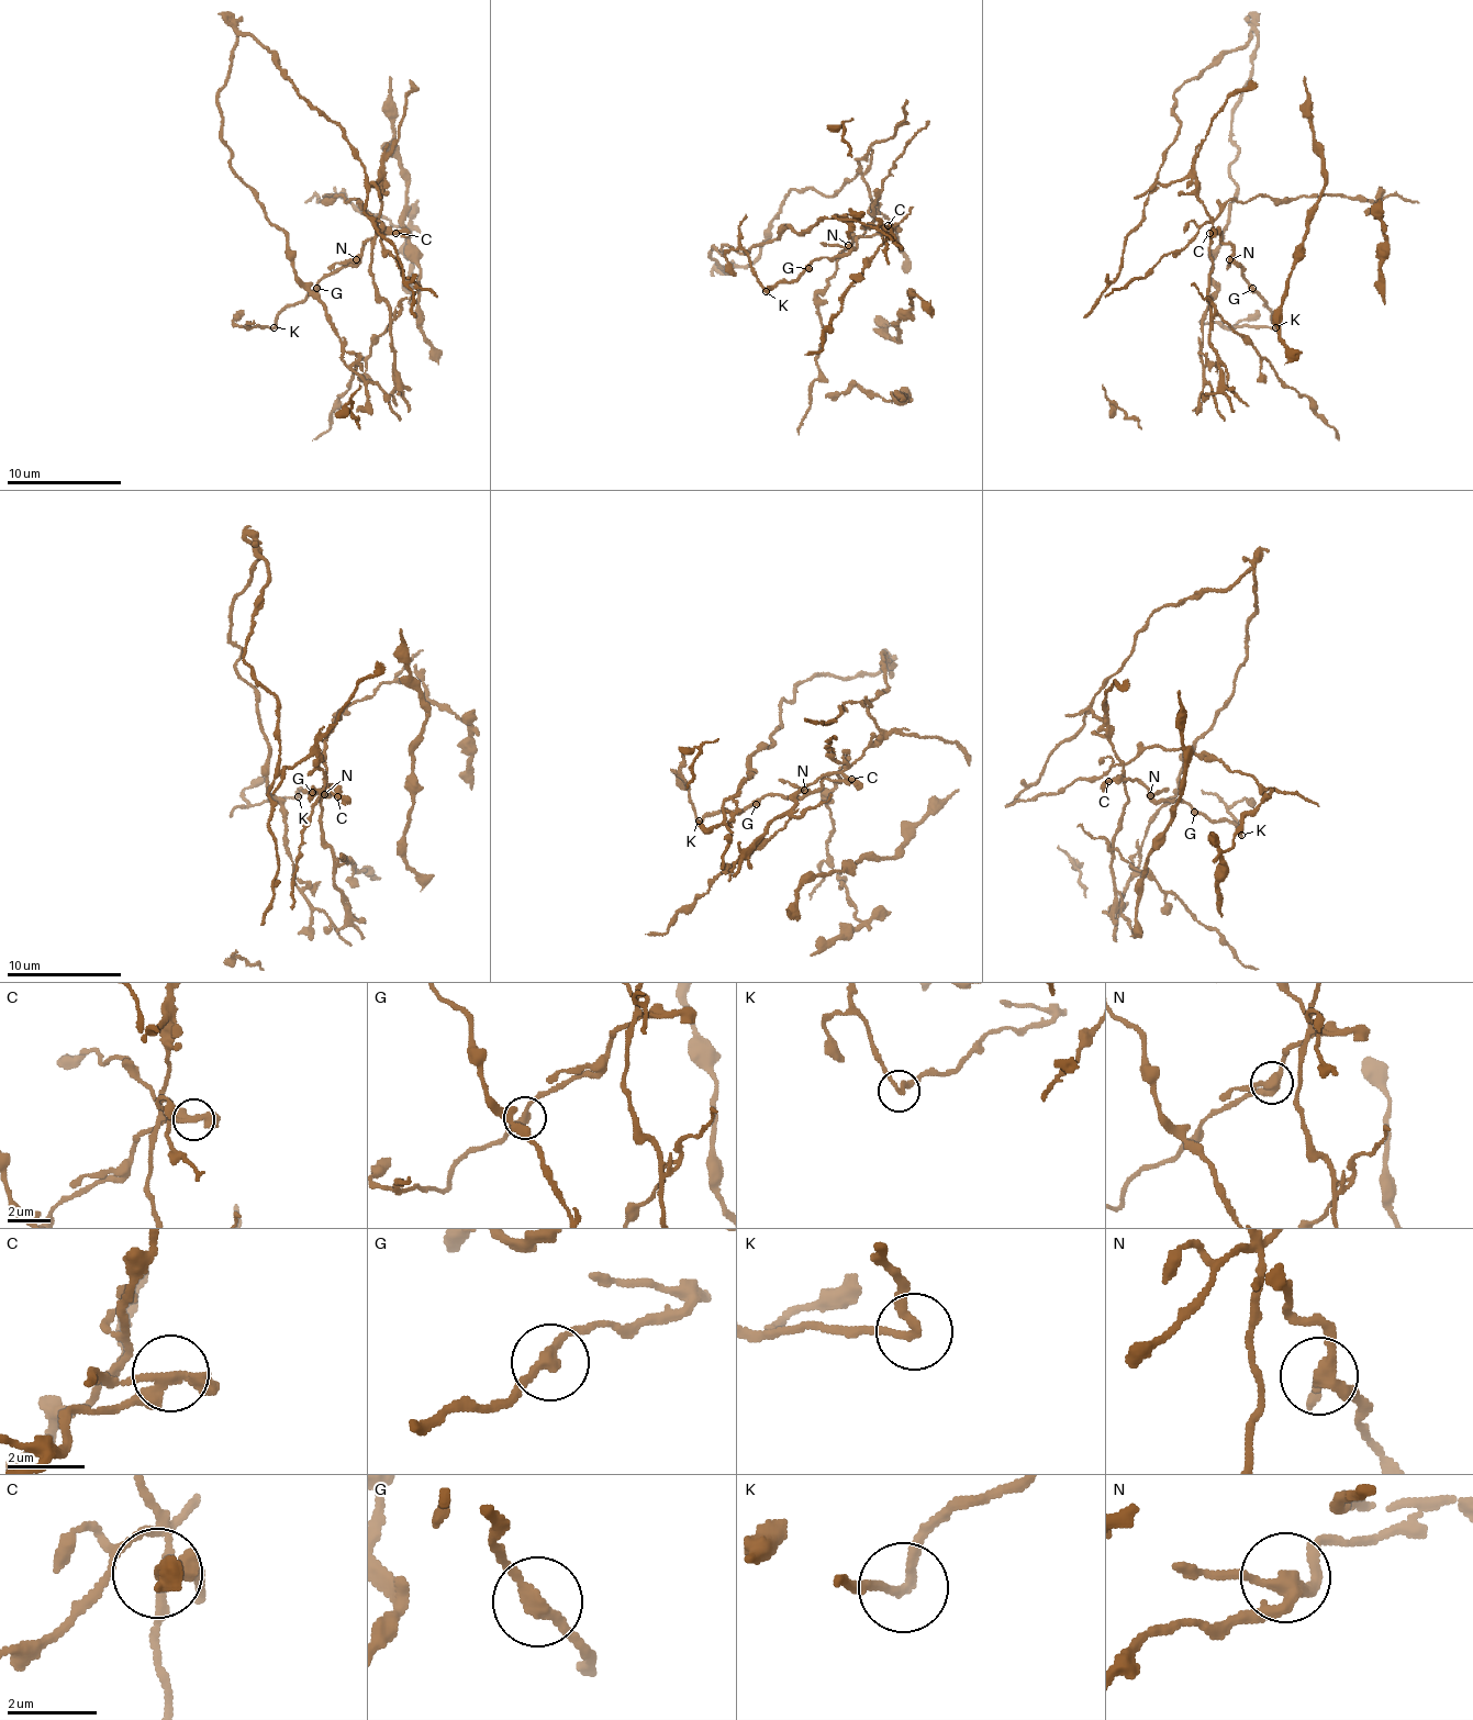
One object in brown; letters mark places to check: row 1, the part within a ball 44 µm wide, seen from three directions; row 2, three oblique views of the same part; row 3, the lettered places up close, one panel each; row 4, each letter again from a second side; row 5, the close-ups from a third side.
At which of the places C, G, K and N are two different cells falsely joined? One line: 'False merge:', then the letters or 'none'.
False merge: C, K

